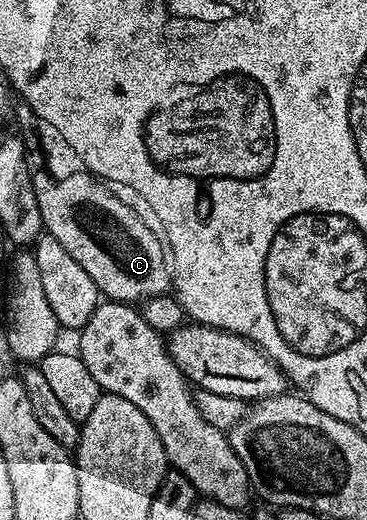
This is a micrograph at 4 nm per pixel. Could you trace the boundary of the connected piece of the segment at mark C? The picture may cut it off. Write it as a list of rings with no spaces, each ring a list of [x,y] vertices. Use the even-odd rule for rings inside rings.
[[[33,145],[27,146],[26,159],[30,163],[32,185],[36,189],[36,205],[40,205],[45,234],[56,237],[56,241],[60,241],[60,245],[68,249],[69,255],[79,263],[80,269],[84,269],[84,273],[88,273],[88,277],[92,277],[99,292],[107,300],[134,305],[171,290],[172,267],[159,232],[153,226],[150,228],[120,196],[113,195],[110,192],[113,190],[103,180],[85,169],[77,169],[63,179],[53,179],[46,172],[46,159],[42,156],[41,149]]]

